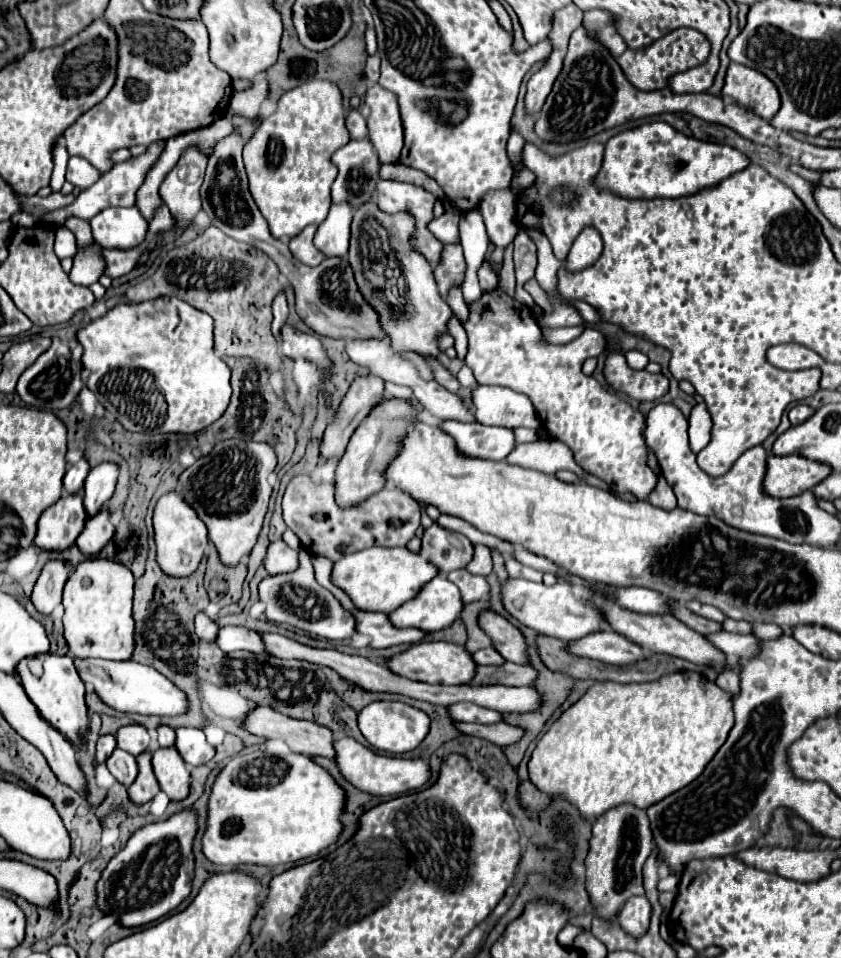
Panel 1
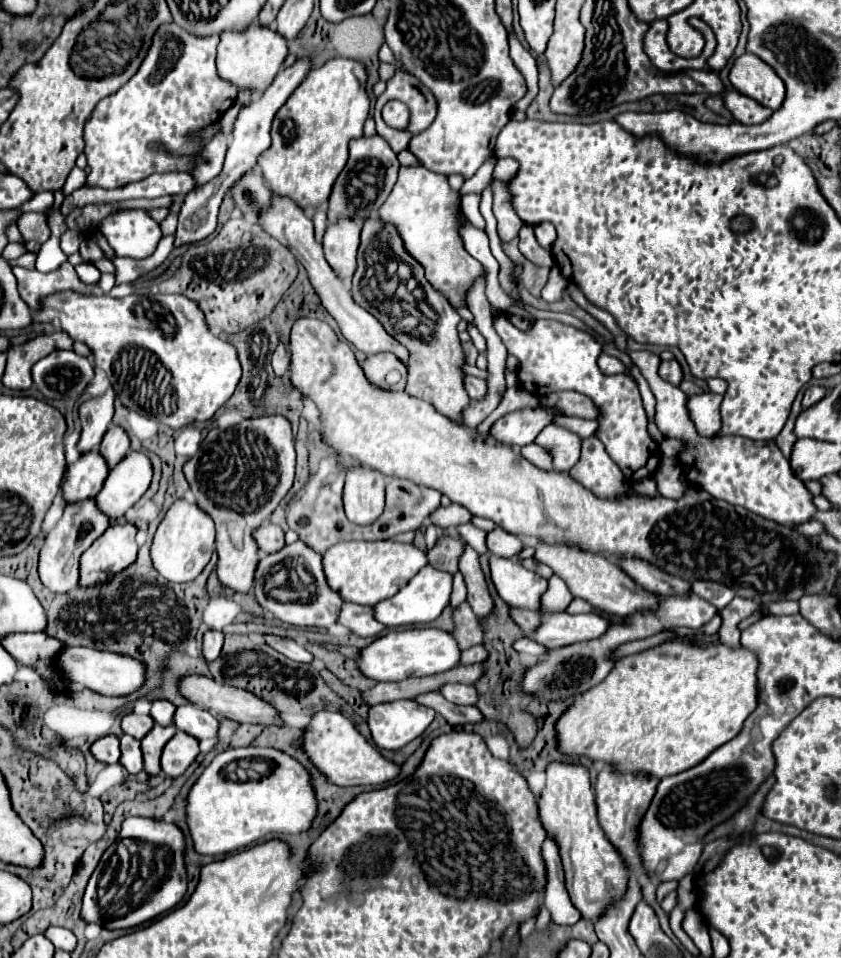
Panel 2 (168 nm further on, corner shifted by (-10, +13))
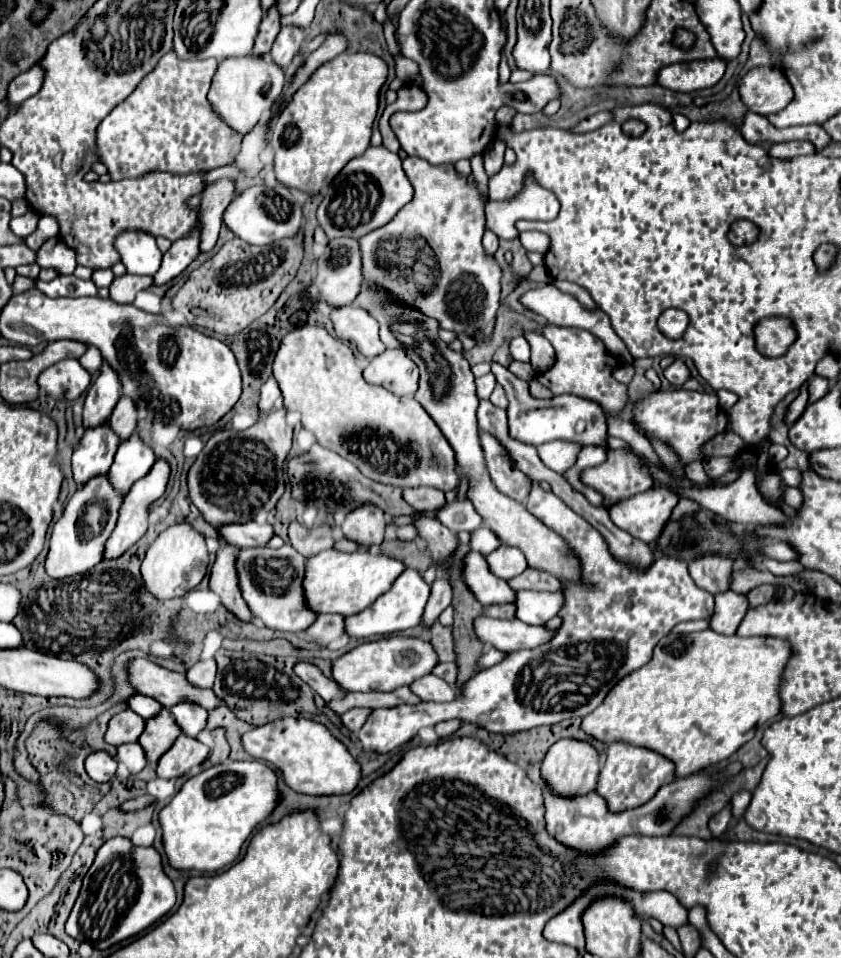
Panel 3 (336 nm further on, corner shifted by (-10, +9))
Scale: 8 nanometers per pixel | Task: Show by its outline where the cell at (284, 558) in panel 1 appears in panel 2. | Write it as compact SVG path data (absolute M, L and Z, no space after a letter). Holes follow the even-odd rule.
M265 523L265 525L261 525L261 529L255 531L255 535L257 535L261 553L277 553L285 547L285 533L279 525Z

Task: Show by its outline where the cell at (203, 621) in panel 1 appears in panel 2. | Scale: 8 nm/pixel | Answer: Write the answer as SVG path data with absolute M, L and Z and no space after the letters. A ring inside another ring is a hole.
M207 631L203 635L203 655L207 661L215 661L221 655L221 647L223 647L221 631Z

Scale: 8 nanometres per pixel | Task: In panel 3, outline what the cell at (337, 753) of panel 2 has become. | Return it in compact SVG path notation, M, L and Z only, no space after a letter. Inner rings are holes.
M275 719L267 725L247 731L241 737L241 745L253 759L267 761L281 769L285 785L303 795L351 793L361 779L359 763L349 755L345 745L337 741L323 725L311 719Z

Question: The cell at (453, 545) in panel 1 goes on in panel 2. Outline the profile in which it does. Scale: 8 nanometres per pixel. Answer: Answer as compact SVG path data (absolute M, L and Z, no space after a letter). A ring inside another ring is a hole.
M443 529L435 541L435 545L427 551L427 557L429 557L429 565L437 567L437 569L443 569L443 571L449 571L451 575L457 573L459 569L459 557L463 555L465 551L465 539L457 533L457 531L451 531L449 529Z

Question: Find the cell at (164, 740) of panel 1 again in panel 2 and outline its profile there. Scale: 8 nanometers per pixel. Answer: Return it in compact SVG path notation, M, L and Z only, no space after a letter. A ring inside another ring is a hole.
M155 701L153 707L151 707L151 717L161 727L171 725L173 723L173 715L175 715L175 705L171 705L169 701Z

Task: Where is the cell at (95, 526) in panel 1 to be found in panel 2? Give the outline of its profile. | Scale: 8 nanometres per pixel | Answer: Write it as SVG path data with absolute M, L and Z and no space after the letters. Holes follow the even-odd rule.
M129 451L129 455L109 473L101 493L95 497L101 513L117 523L125 517L127 509L133 507L151 483L151 463L145 453Z

